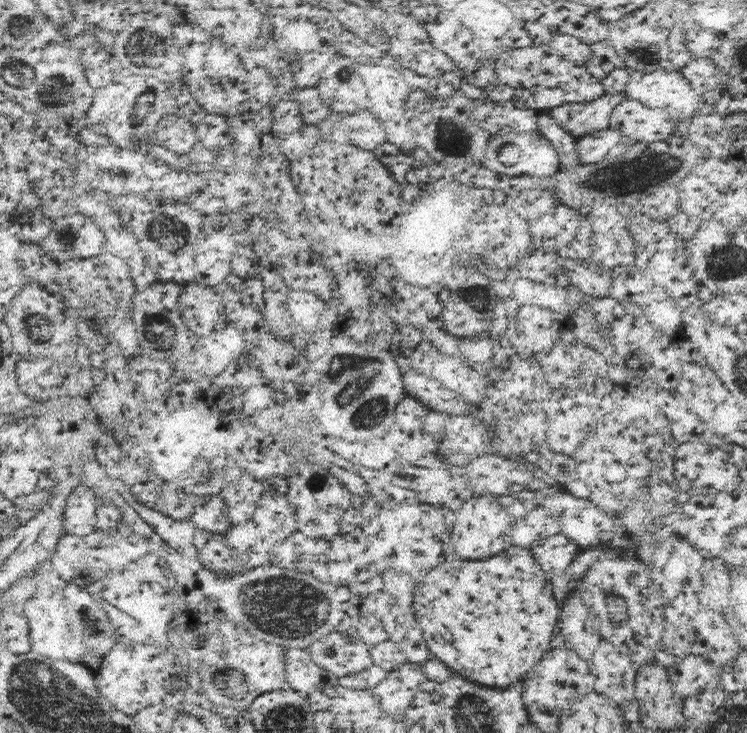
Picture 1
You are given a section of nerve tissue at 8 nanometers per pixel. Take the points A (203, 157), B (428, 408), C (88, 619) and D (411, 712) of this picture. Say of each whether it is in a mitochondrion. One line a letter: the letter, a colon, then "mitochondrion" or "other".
A: other
B: other
C: mitochondrion
D: other

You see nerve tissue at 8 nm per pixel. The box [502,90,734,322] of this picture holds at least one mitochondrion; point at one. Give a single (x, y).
(626, 178)

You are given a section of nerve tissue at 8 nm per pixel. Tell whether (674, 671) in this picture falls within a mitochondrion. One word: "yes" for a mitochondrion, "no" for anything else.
no

